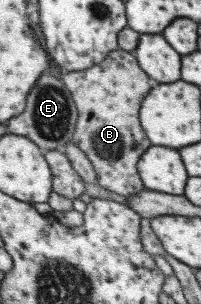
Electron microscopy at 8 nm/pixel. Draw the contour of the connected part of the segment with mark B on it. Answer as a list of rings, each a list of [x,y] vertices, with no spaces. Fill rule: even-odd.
[[[112,50],[92,68],[64,74],[62,82],[78,112],[76,130],[70,142],[91,162],[97,184],[123,197],[143,190],[136,165],[139,156],[151,145],[140,130],[138,108],[140,100],[148,94],[150,84],[148,76],[138,68],[133,53]]]

